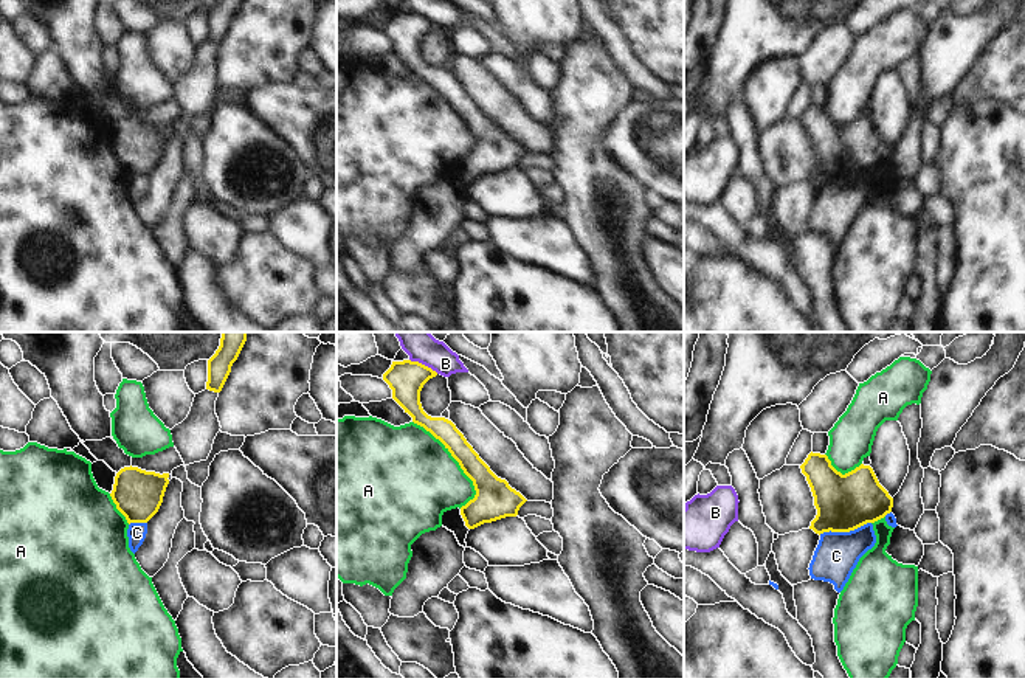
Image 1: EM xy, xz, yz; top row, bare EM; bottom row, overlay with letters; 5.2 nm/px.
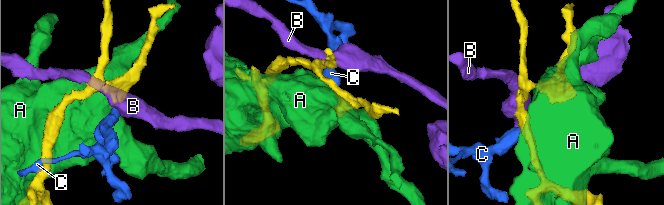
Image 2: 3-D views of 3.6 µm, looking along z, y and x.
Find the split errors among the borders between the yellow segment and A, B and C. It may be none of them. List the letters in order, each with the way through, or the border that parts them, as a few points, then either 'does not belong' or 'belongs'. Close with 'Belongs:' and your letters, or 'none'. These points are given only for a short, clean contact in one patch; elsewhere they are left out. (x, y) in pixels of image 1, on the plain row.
A: does not belong
B: border along xz (410, 11), (438, 25); does not belong
C: border along yz (870, 174), (848, 183), (824, 183), (819, 186); does not belong
Belongs: none

